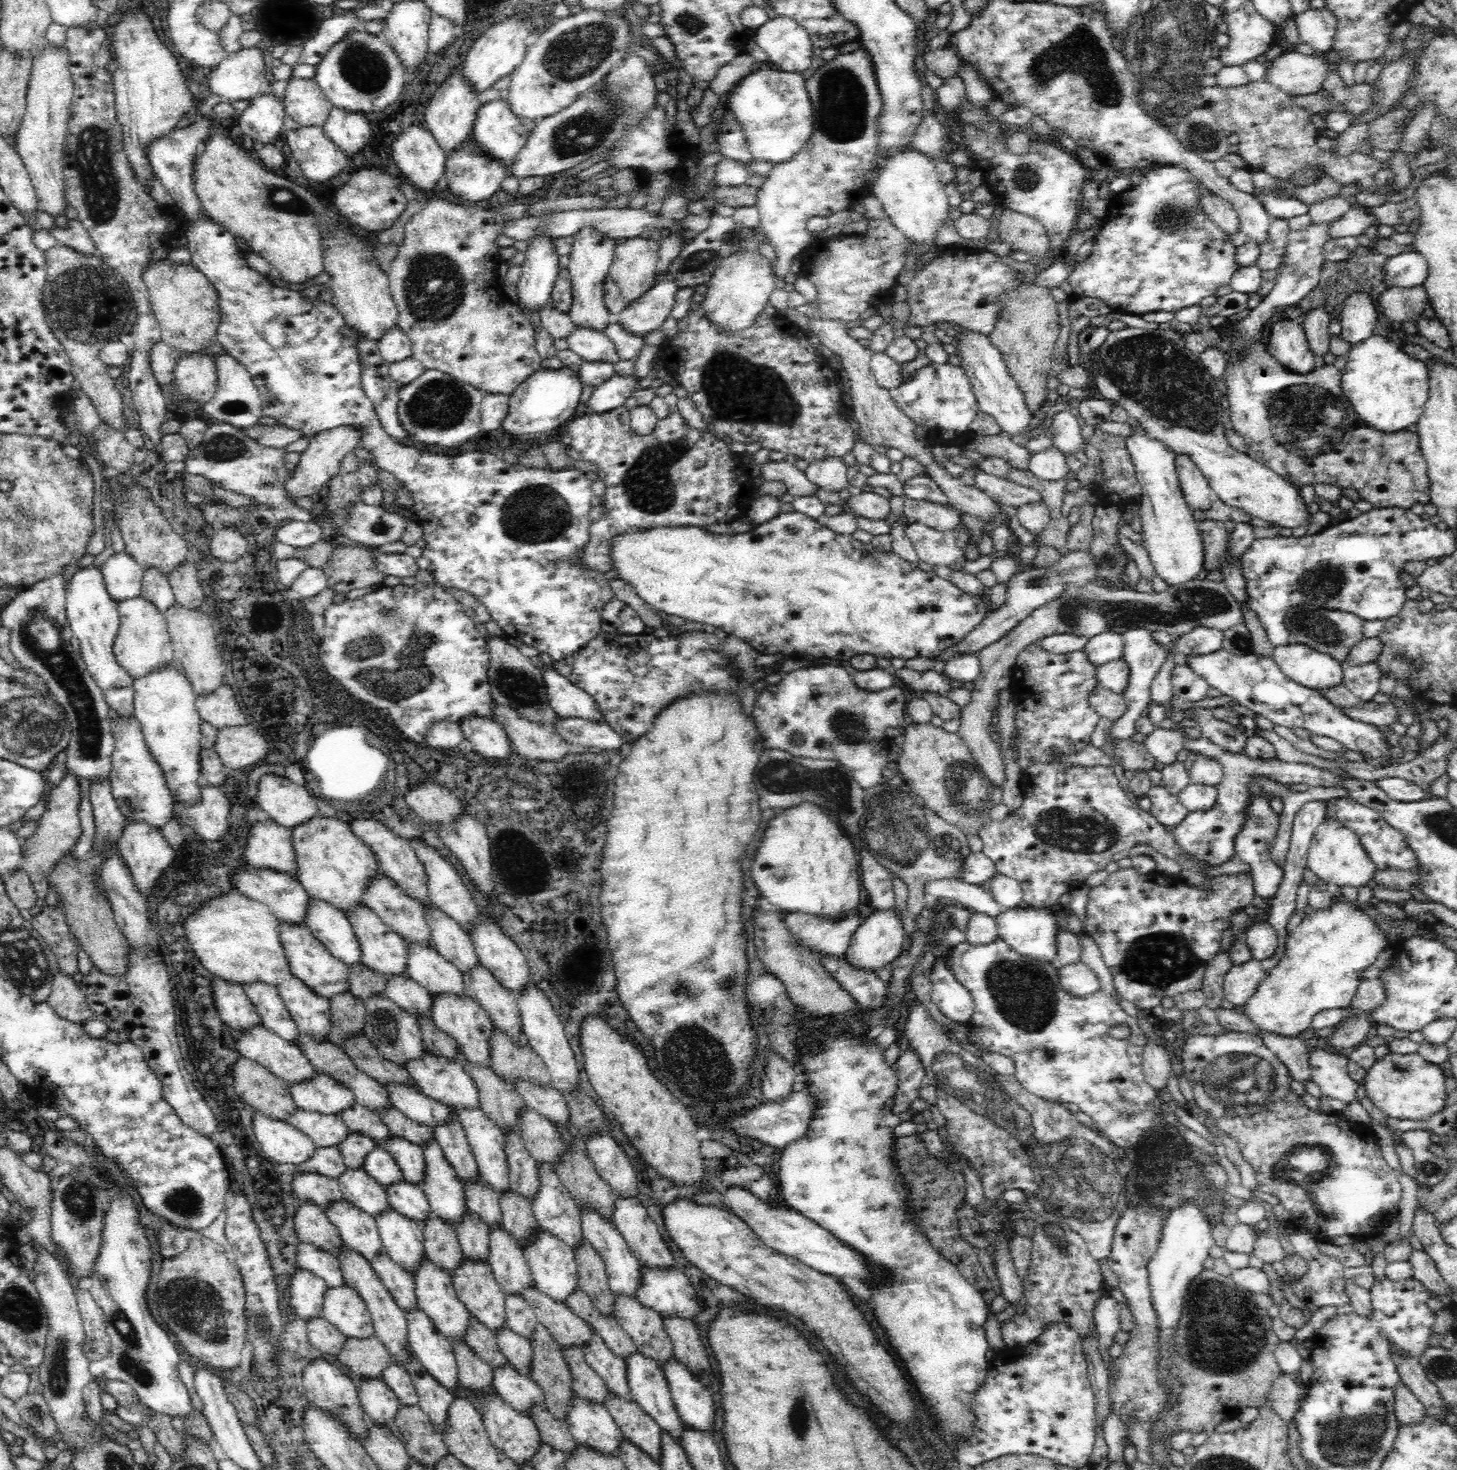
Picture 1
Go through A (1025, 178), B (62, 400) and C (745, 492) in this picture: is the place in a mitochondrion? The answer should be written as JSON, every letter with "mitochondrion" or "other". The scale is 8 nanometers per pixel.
{"A":"mitochondrion","B":"other","C":"other"}

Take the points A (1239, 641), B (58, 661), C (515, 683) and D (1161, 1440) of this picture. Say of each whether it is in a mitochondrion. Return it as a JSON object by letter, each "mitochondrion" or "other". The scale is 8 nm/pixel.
{"A":"mitochondrion","B":"mitochondrion","C":"mitochondrion","D":"other"}

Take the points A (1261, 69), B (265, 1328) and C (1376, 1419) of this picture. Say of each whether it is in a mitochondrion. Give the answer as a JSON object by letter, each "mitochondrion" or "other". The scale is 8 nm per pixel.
{"A":"other","B":"mitochondrion","C":"mitochondrion"}

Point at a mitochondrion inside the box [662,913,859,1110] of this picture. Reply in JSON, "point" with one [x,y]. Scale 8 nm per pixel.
{"point":[727,984]}

